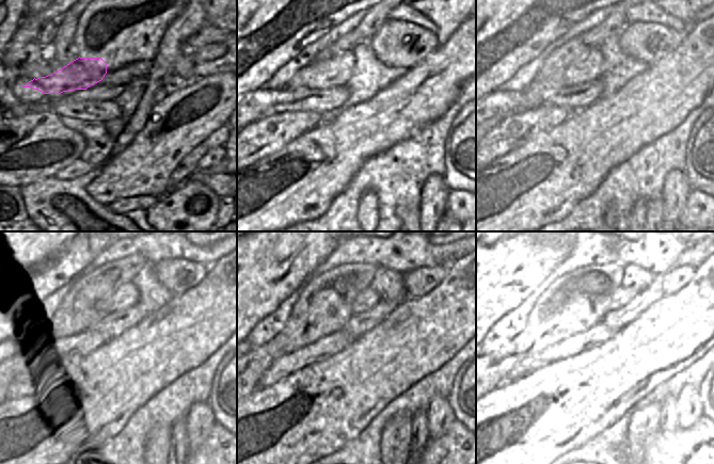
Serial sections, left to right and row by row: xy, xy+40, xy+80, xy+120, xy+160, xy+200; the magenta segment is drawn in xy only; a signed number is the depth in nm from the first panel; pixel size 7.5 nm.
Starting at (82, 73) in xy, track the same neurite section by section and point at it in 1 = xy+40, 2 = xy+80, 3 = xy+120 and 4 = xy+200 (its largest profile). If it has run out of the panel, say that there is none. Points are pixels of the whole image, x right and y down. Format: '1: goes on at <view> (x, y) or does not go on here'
1: goes on at xy+40 (324, 74)
2: goes on at xy+80 (589, 66)
3: goes on at xy+120 (126, 297)
4: goes on at xy+200 (620, 297)

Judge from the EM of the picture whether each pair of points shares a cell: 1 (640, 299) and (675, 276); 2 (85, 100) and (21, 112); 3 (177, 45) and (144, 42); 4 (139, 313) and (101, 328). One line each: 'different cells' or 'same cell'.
1: different cells
2: same cell
3: same cell
4: same cell

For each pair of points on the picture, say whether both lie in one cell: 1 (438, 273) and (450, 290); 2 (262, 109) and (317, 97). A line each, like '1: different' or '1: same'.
1: different
2: same

